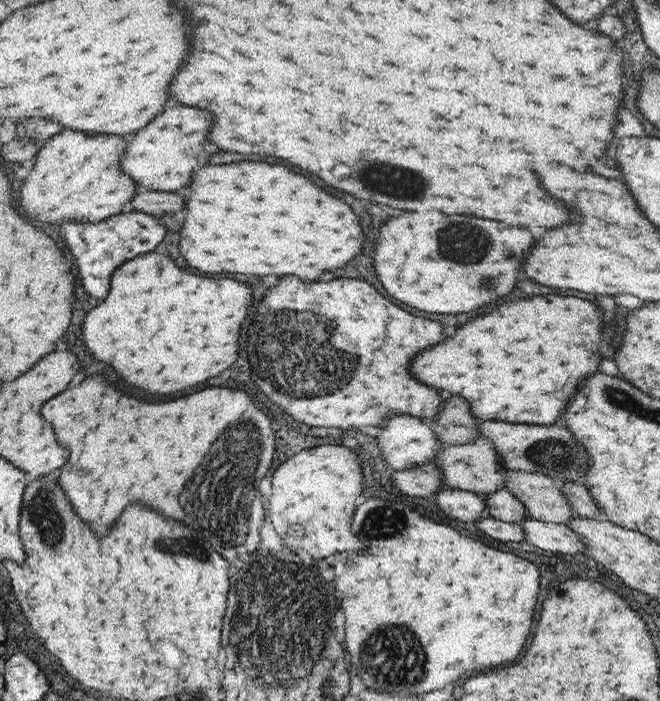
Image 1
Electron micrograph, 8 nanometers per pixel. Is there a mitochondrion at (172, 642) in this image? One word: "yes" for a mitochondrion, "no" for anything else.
no

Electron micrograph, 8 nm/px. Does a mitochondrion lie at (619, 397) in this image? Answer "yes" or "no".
yes

